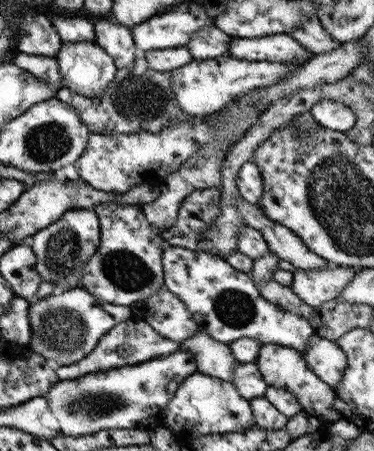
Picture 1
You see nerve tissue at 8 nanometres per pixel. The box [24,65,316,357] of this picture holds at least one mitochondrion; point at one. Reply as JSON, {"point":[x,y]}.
{"point":[136,98]}

